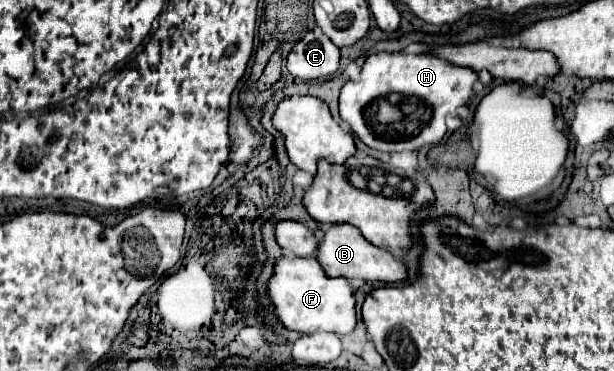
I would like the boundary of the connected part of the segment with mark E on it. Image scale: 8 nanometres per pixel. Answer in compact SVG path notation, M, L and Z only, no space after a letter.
M319 30L305 34L287 56L289 72L299 80L319 80L329 78L339 70L341 50Z

